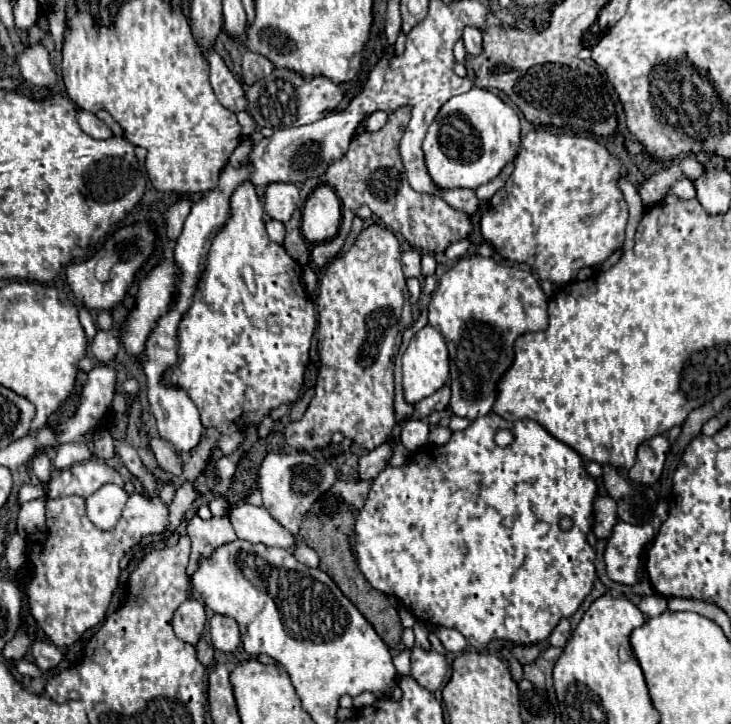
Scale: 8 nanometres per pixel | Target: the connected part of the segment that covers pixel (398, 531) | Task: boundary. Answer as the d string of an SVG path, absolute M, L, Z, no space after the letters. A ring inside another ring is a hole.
M490 413L490 415L486 415L486 419L478 417L468 429L452 433L452 439L448 445L424 451L408 465L386 467L374 479L366 505L360 509L360 513L356 517L356 527L354 527L354 533L356 533L354 549L356 549L358 565L374 589L380 589L386 595L390 595L390 593L396 595L408 607L408 611L424 623L430 623L436 627L458 629L468 639L468 645L478 651L486 651L486 645L490 643L490 639L508 639L508 641L514 641L520 645L532 645L538 641L546 641L562 617L572 617L576 613L576 609L580 607L584 597L592 591L592 585L596 581L596 571L594 571L596 553L586 541L586 535L592 529L590 509L592 509L594 497L596 497L596 483L584 471L584 461L582 461L582 457L578 457L578 453L574 453L562 441L552 437L536 421L522 419L522 421L510 423L502 417L498 417L496 413ZM498 429L510 429L514 433L514 441L510 443L510 447L498 447L494 443L494 433ZM562 517L572 517L572 521L574 521L572 531L560 529ZM460 531L464 535L458 541L456 533L460 533Z

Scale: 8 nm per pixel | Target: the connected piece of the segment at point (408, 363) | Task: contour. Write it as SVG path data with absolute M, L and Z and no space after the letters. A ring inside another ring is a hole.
M426 325L424 329L420 329L404 357L402 357L402 373L404 373L404 397L408 403L418 403L424 397L430 397L432 393L436 393L440 387L446 385L448 381L448 349L446 349L446 341L442 337L442 333L438 333L434 327Z

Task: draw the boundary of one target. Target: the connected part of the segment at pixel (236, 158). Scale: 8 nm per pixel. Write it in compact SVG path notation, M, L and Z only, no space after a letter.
M244 137L242 143L236 147L236 151L232 153L230 157L230 165L232 167L244 167L244 165L250 165L250 151L252 151L252 141L250 137Z

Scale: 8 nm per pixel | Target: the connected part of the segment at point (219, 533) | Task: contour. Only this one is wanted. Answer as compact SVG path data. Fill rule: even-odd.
M194 515L192 519L188 519L186 523L186 533L192 541L192 555L190 555L190 565L186 569L186 575L192 577L194 569L198 567L198 561L202 557L208 557L218 545L224 545L226 541L234 541L236 533L234 529L230 529L230 521L228 517L222 519L200 519L198 515Z

